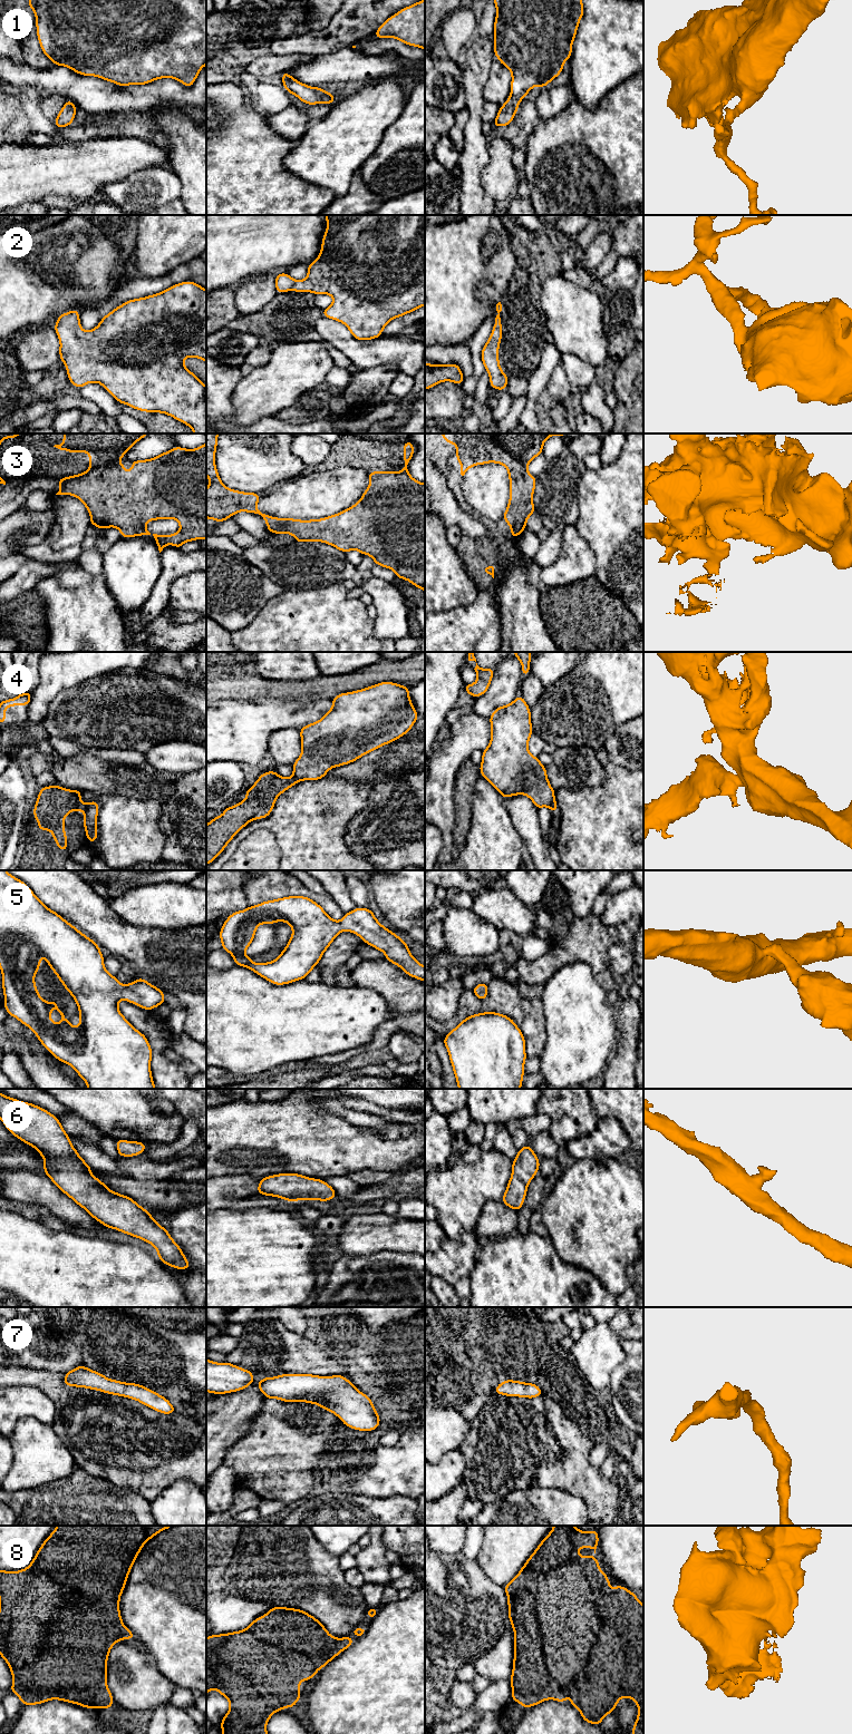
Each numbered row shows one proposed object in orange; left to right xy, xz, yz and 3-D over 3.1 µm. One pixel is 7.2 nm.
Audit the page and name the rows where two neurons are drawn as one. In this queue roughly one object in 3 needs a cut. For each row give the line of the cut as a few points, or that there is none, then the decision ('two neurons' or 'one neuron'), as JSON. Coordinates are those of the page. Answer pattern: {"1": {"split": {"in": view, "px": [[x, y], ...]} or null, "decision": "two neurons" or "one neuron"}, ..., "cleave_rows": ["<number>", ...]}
{"1": {"split": null, "decision": "one neuron"}, "2": {"split": null, "decision": "one neuron"}, "3": {"split": null, "decision": "one neuron"}, "4": {"split": {"in": "xy", "px": [[84, 805], [85, 810]]}, "decision": "two neurons"}, "5": {"split": null, "decision": "one neuron"}, "6": {"split": null, "decision": "one neuron"}, "7": {"split": null, "decision": "one neuron"}, "8": {"split": null, "decision": "one neuron"}, "cleave_rows": ["4"]}

